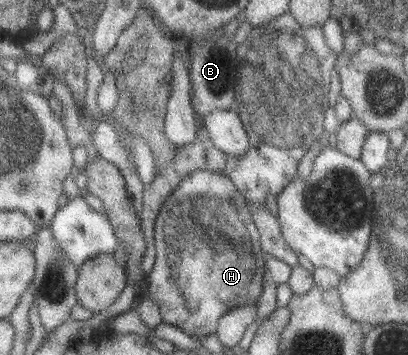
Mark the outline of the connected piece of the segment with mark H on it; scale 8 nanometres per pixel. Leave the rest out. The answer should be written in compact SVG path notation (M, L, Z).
M199 170L191 172L185 179L177 184L177 187L166 196L159 212L154 220L152 241L154 244L154 263L151 271L147 276L147 296L151 298L151 302L157 306L160 315L160 323L172 325L175 328L181 329L191 337L195 336L212 336L215 334L217 320L228 312L229 309L235 309L243 305L256 305L257 298L262 291L262 274L264 272L265 256L262 254L258 242L258 232L253 228L253 221L249 220L248 203L243 196L239 195L236 189L231 185L231 182L222 174L210 172L209 170Z

